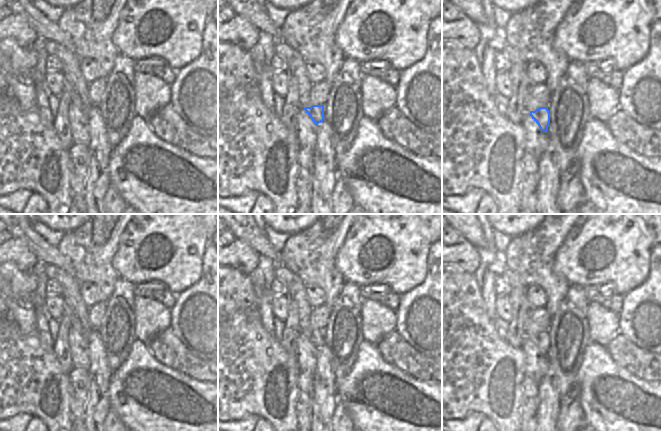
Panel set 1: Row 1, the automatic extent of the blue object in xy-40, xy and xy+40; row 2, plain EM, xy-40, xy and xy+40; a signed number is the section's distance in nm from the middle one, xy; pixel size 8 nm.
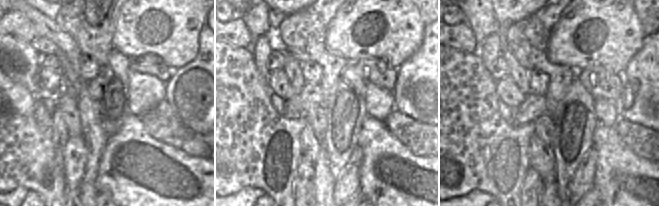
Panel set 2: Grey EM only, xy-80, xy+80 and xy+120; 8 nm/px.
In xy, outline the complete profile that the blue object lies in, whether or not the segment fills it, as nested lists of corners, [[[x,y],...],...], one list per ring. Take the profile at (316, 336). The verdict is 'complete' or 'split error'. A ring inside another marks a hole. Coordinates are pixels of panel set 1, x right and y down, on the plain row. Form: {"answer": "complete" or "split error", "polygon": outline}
{"answer": "split error", "polygon": [[[280,264],[274,268],[274,276],[286,286],[288,299],[298,306],[300,333],[304,333],[316,349],[321,347],[324,344],[324,329],[312,329],[310,326],[312,308],[308,304],[304,284],[297,275]]]}

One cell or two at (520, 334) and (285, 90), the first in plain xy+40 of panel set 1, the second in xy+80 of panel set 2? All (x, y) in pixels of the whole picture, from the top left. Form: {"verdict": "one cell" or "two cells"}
{"verdict": "two cells"}

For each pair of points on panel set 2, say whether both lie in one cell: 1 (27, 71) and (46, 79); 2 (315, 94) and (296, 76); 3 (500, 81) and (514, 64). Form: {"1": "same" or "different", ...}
{"1": "different", "2": "different", "3": "different"}

